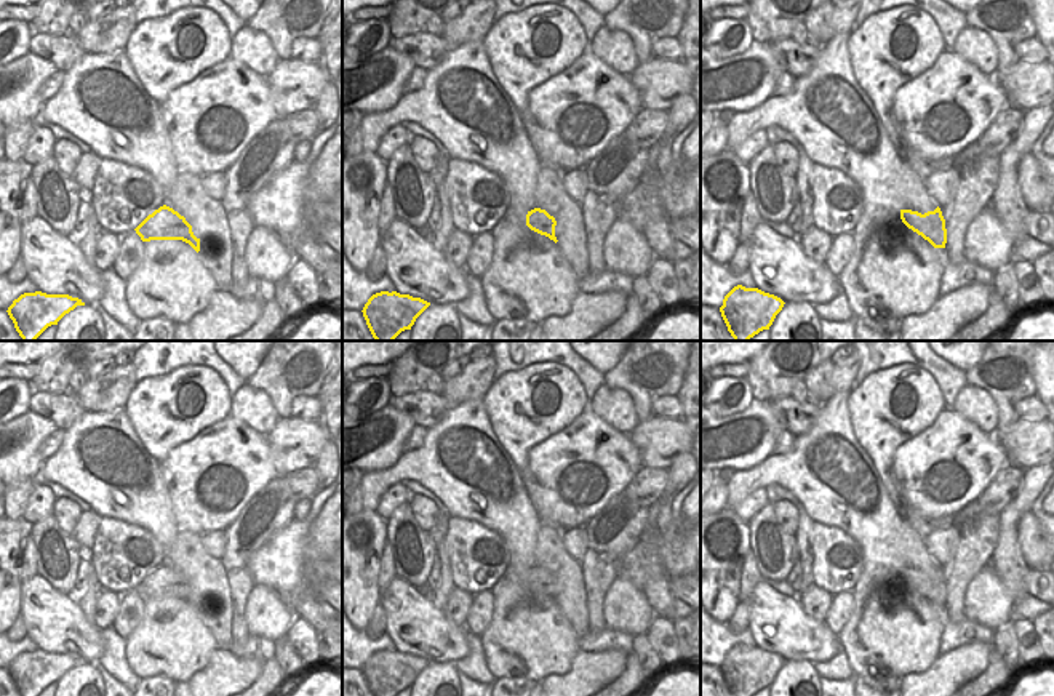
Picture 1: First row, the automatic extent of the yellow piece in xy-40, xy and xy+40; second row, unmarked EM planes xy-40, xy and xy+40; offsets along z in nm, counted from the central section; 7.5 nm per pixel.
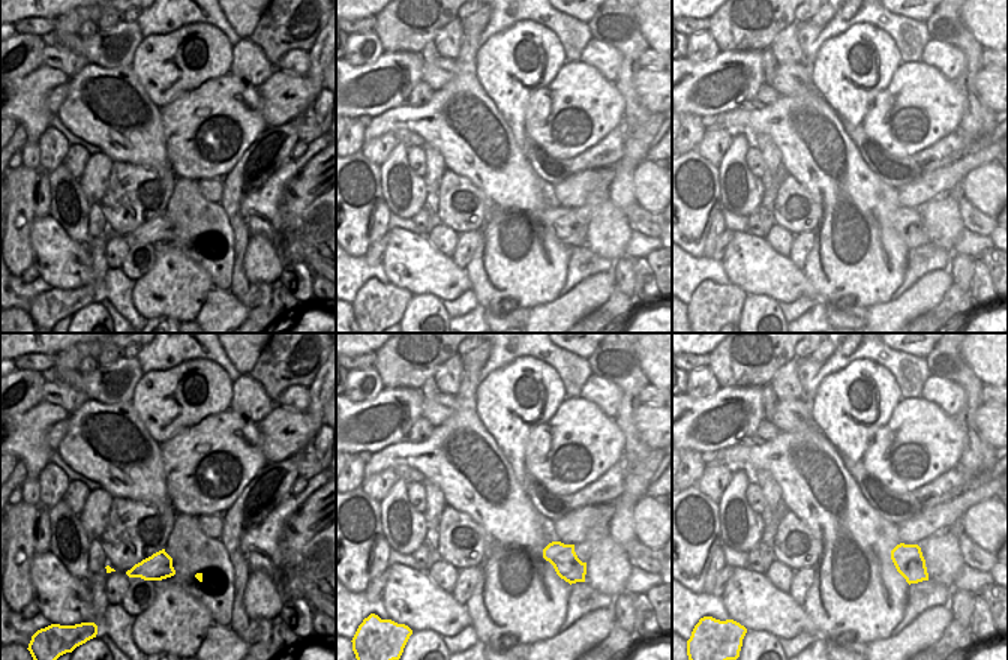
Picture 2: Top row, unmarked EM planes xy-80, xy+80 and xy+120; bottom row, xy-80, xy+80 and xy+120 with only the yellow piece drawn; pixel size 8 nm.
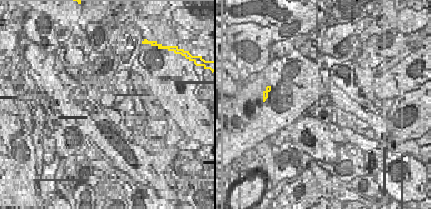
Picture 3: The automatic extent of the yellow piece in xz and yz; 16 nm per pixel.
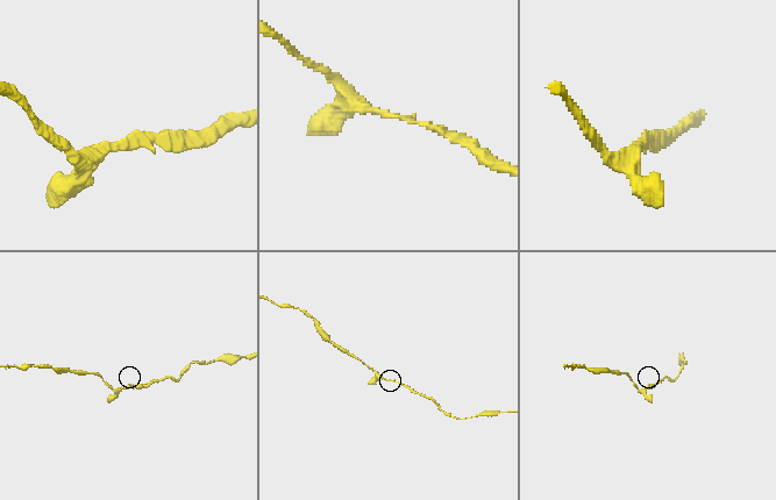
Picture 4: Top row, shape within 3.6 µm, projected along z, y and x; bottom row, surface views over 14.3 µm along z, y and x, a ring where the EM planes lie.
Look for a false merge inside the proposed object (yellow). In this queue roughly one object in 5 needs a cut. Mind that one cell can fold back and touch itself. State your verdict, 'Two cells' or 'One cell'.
One cell.

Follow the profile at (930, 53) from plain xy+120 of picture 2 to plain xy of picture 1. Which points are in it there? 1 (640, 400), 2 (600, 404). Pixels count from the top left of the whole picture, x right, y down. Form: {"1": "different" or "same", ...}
{"1": "different", "2": "same"}

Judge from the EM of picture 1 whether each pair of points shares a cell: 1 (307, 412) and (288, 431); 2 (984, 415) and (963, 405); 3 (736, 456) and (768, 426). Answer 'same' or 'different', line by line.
1: different
2: same
3: same

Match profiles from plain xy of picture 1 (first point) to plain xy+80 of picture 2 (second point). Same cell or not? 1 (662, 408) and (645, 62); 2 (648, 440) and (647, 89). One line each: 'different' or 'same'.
1: same
2: same

